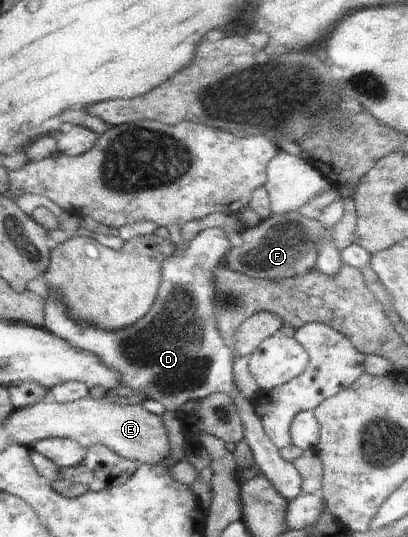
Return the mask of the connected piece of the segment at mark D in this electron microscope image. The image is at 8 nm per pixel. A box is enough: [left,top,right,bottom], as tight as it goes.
[43,227,302,502]

